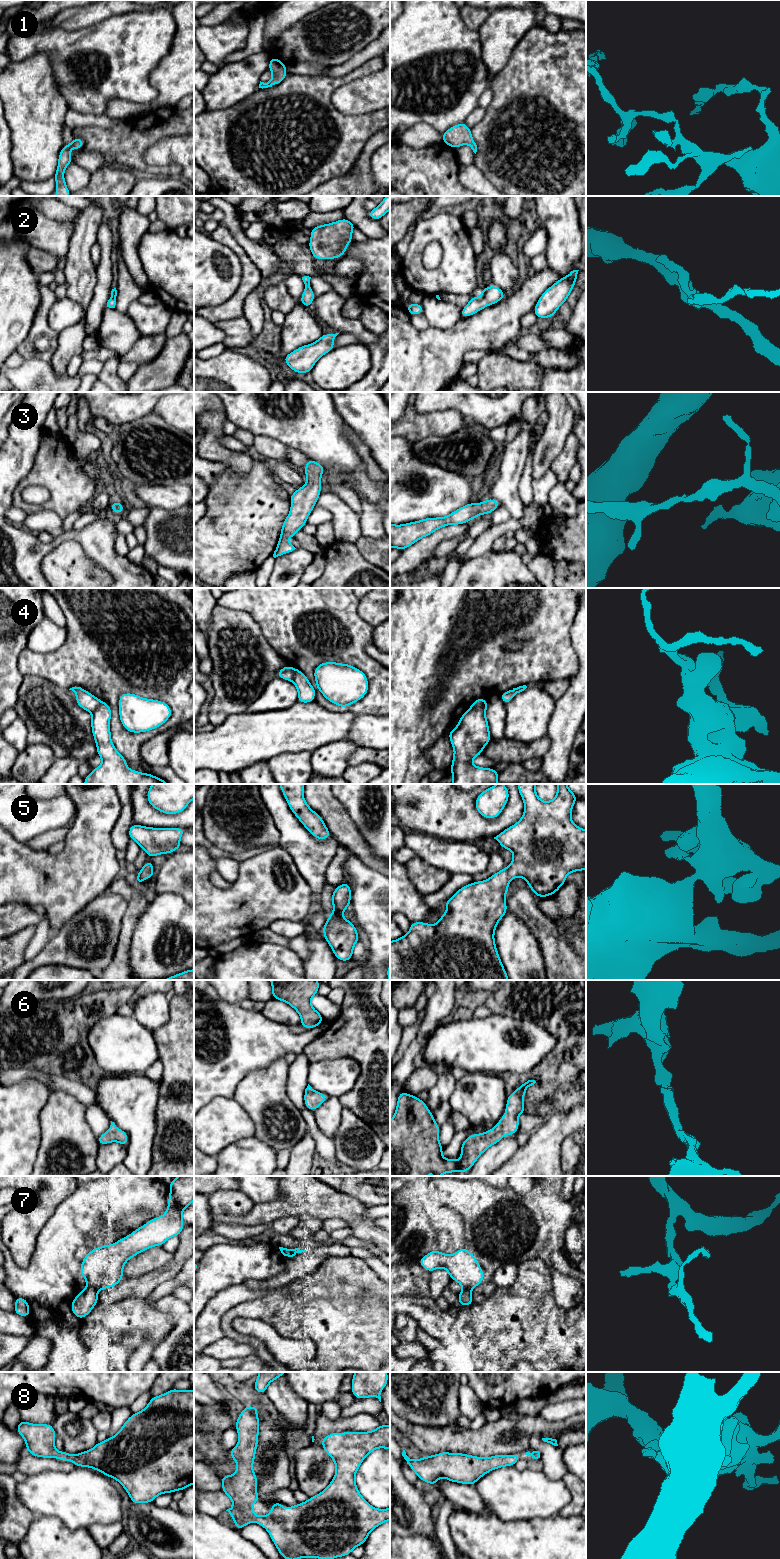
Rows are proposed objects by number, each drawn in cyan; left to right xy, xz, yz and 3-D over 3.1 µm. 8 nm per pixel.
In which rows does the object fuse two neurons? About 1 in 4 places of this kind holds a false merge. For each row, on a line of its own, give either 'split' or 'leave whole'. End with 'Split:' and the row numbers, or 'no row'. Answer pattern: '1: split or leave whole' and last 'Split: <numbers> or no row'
1: leave whole
2: leave whole
3: leave whole
4: split
5: leave whole
6: leave whole
7: split
8: leave whole
Split: 4, 7

